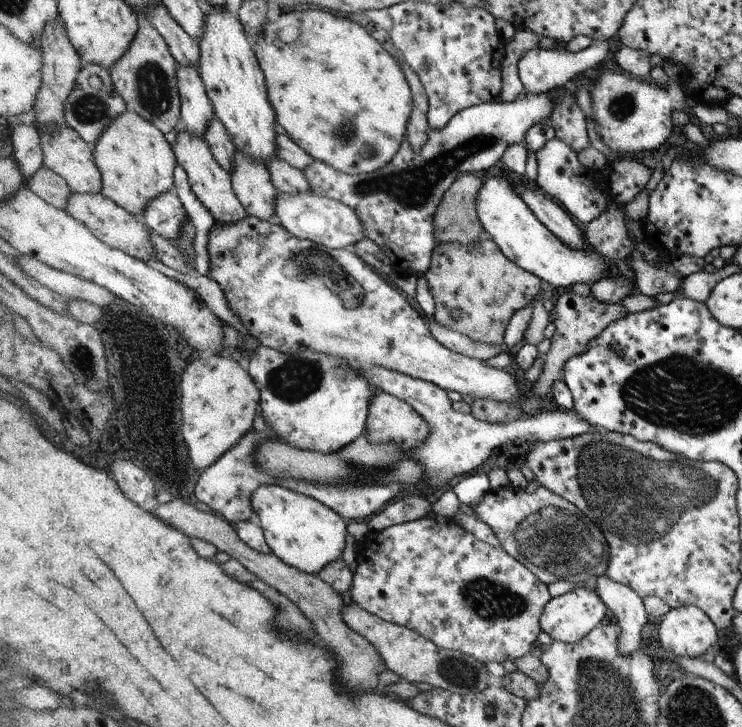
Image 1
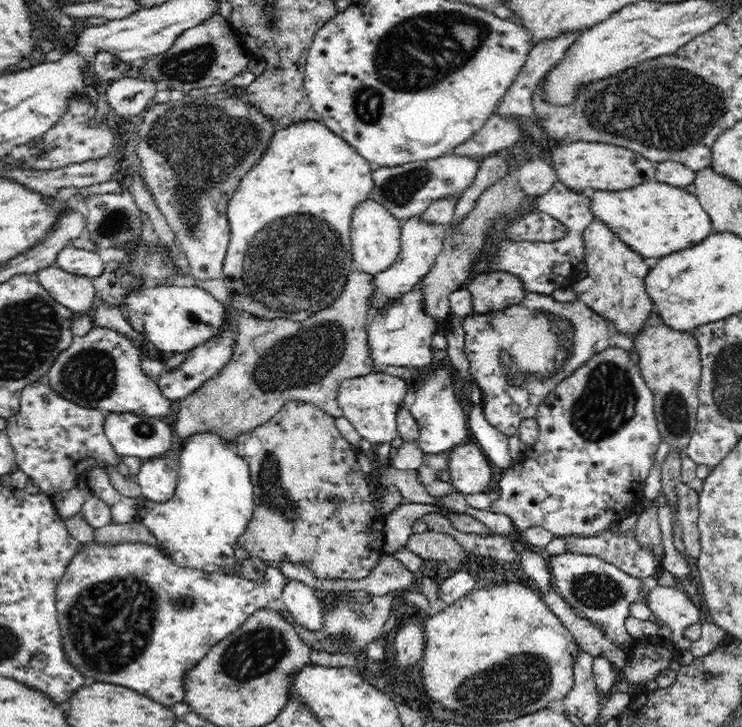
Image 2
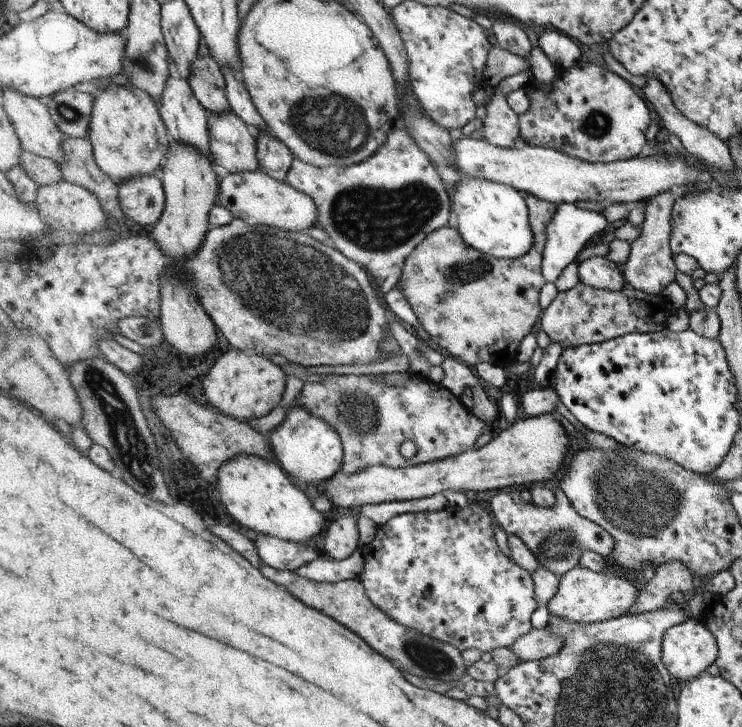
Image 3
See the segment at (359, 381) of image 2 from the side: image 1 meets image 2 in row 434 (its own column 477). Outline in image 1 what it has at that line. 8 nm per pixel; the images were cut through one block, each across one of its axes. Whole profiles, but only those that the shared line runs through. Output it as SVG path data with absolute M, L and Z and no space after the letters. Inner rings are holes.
M247 215L239 223L228 224L217 220L209 236L209 253L212 259L210 278L222 288L230 310L242 326L265 347L292 354L312 349L346 360L356 369L384 367L437 384L446 392L455 390L461 396L468 394L475 399L509 403L523 399L526 392L524 384L517 384L508 372L486 366L481 360L471 359L438 344L428 332L422 316L408 304L408 300L346 248L326 248L308 239L292 236L278 222Z

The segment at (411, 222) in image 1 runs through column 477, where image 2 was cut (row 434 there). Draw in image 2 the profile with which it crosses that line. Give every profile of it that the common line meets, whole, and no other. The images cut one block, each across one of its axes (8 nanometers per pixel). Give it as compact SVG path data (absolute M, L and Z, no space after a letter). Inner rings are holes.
M108 413L104 432L120 456L159 458L172 448L172 428L158 418L129 413Z

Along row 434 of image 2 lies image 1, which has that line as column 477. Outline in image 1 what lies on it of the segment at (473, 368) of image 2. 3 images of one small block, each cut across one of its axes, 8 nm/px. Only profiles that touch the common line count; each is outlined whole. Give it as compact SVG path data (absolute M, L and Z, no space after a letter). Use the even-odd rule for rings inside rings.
M514 486L497 488L488 491L482 502L472 508L495 532L502 548L519 559L544 584L568 581L582 585L607 572L610 545L602 530L575 504L547 488L538 487L531 494Z

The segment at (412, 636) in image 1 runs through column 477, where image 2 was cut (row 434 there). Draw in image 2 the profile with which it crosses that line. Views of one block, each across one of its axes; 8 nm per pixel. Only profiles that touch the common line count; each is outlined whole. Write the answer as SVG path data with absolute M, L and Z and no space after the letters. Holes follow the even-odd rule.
M653 312L640 332L629 334L629 338L635 340L634 348L639 356L642 378L654 395L660 438L674 450L685 450L697 423L701 379L700 348L693 339L692 331L672 330Z

